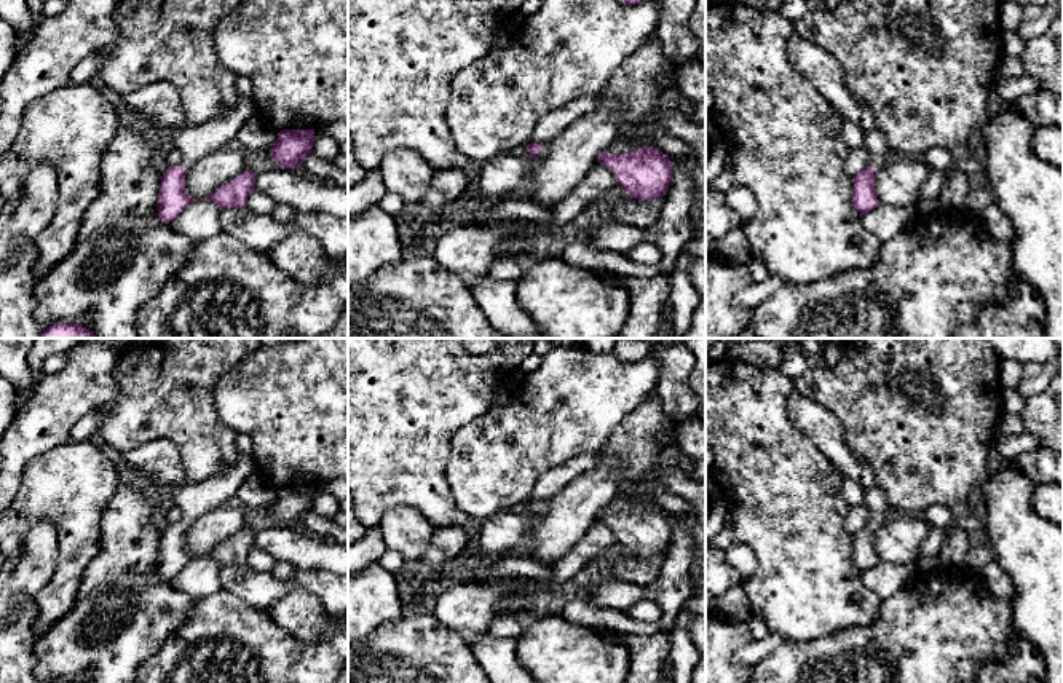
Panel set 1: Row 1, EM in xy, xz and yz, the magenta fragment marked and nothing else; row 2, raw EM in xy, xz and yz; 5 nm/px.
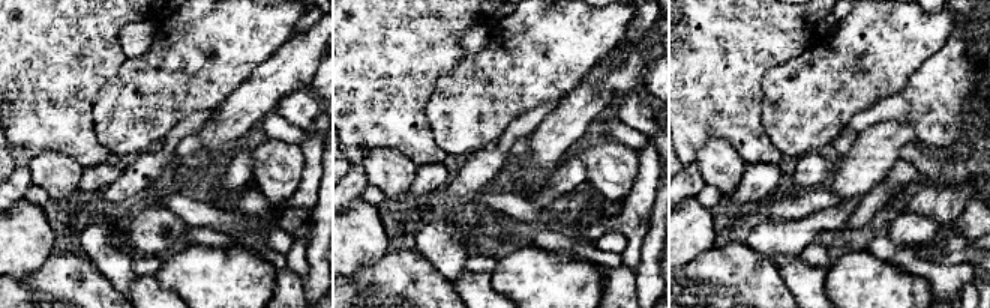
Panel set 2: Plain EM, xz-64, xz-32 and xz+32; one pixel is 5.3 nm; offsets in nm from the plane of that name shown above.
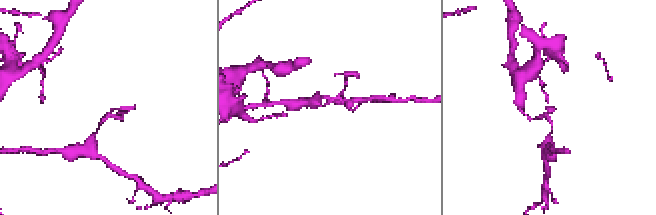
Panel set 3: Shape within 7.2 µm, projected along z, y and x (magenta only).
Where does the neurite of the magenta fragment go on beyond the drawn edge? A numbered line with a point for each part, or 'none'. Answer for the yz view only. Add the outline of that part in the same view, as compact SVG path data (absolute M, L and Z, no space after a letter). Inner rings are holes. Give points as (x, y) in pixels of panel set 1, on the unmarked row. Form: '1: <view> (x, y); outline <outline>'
1: yz (875, 498); outline M878 485L865 487L863 504L870 509L870 523L881 525L892 514L884 490Z

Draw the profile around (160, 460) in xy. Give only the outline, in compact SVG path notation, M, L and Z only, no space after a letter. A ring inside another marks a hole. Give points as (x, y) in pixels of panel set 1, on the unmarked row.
M158 439L123 453L126 464L139 469L158 485L179 488L187 484L177 447Z

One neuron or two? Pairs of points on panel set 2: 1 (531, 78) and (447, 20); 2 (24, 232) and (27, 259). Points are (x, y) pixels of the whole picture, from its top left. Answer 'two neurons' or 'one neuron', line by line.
1: two neurons
2: one neuron

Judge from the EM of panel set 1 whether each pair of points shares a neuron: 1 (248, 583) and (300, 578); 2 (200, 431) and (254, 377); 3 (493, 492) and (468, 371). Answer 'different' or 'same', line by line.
1: same
2: different
3: different

